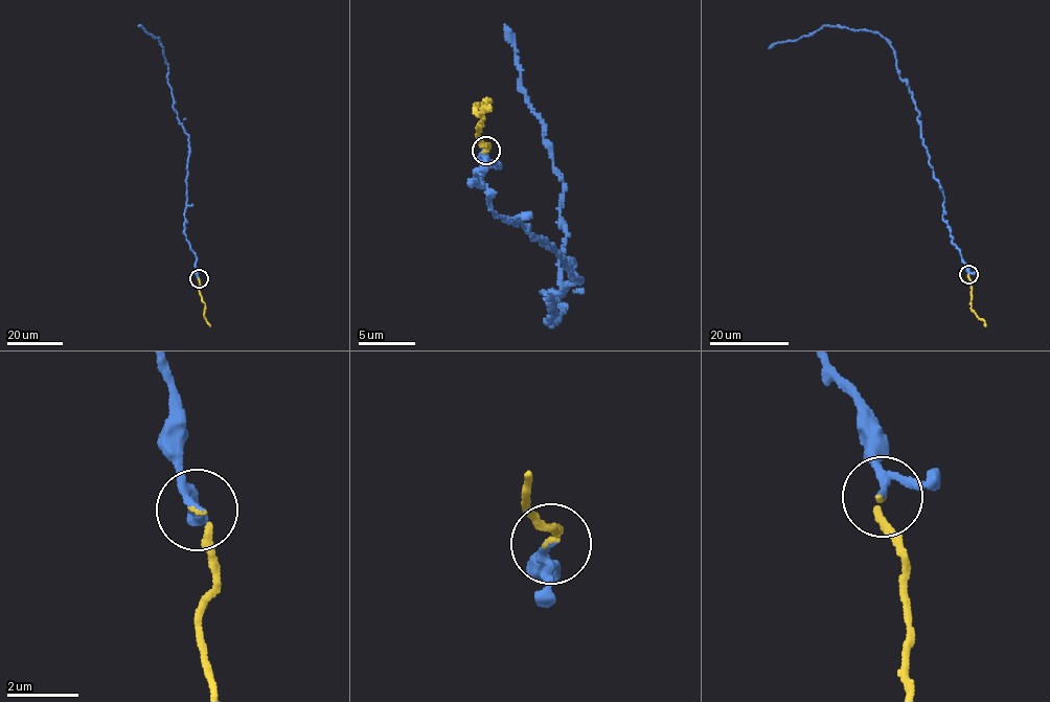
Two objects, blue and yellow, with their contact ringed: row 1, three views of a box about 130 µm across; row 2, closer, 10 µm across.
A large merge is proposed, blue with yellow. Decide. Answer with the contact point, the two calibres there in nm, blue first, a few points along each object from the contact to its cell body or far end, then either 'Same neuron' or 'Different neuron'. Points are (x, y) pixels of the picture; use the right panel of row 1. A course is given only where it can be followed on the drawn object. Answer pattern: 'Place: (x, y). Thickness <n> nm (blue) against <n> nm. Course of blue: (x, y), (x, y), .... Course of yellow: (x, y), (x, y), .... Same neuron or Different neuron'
Place: (968, 274). Thickness 150 nm (blue) against 90 nm. Course of blue: (968, 275), (943, 220), (944, 197), (922, 143), (919, 112), (890, 43), (875, 32), (828, 25), (768, 48). Course of yellow: (968, 275), (971, 310), (985, 326). Same neuron

